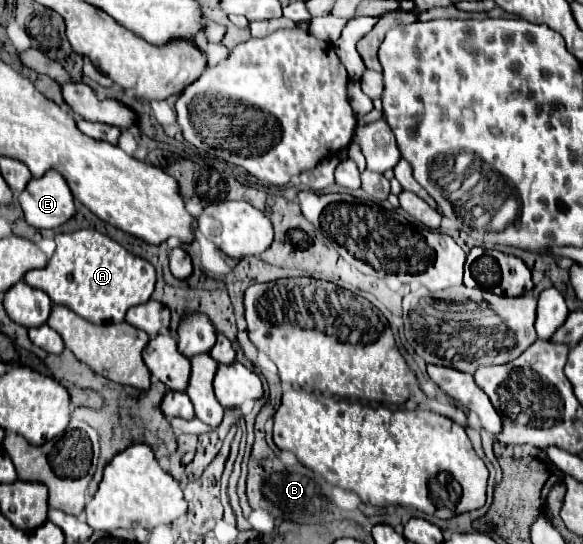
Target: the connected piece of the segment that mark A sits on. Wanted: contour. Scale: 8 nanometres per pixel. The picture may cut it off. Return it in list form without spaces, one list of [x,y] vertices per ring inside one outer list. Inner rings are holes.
[[[94,229],[58,233],[56,251],[48,265],[24,275],[26,285],[48,293],[52,303],[66,305],[76,315],[96,325],[122,323],[130,307],[150,299],[154,281],[154,267],[146,259],[128,253],[122,245]]]

